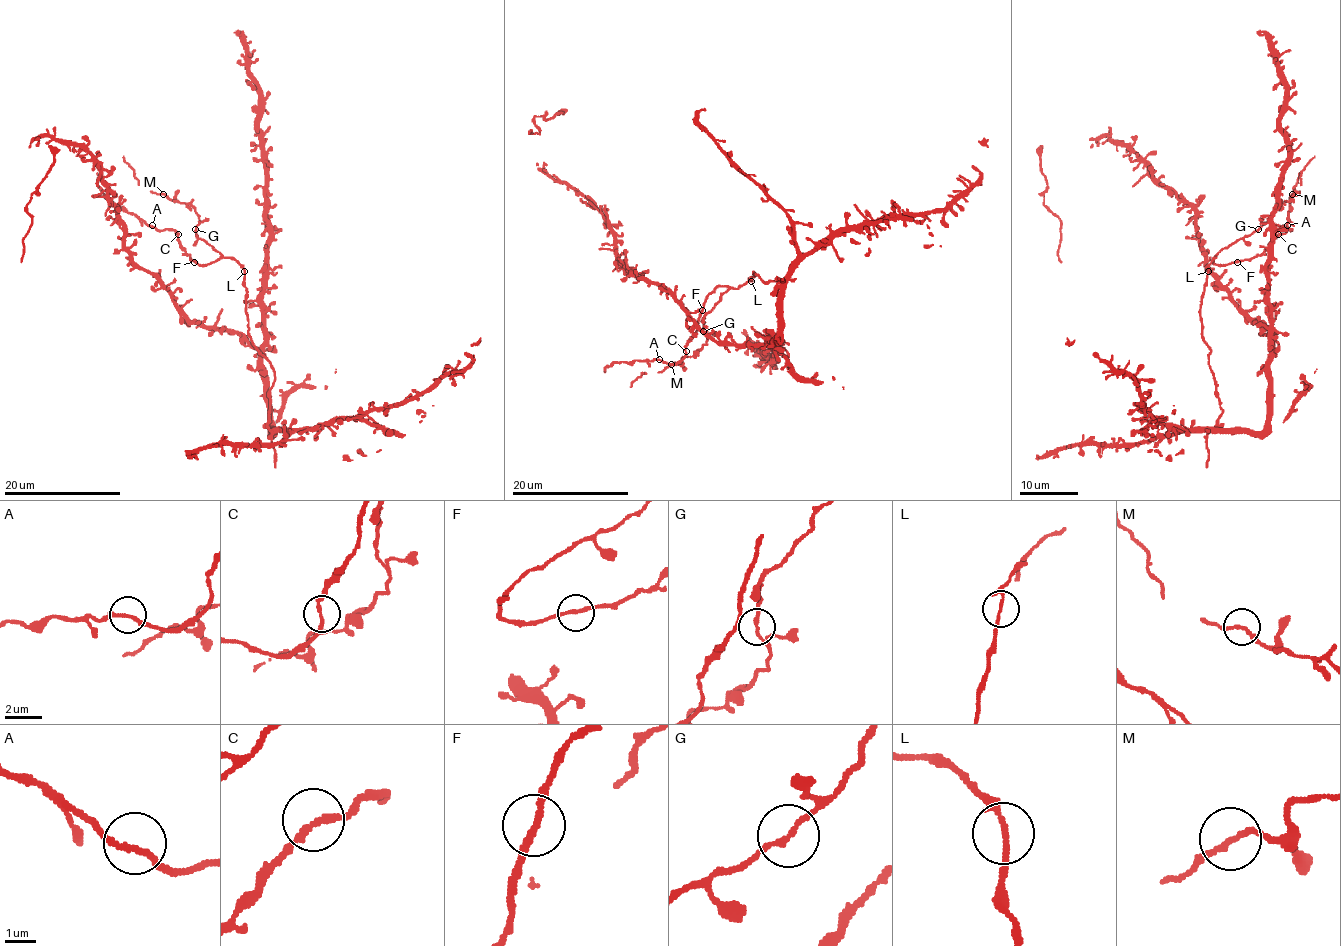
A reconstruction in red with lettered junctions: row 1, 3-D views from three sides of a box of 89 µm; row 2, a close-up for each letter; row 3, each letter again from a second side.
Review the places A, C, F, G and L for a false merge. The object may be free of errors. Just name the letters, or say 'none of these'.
none of these

